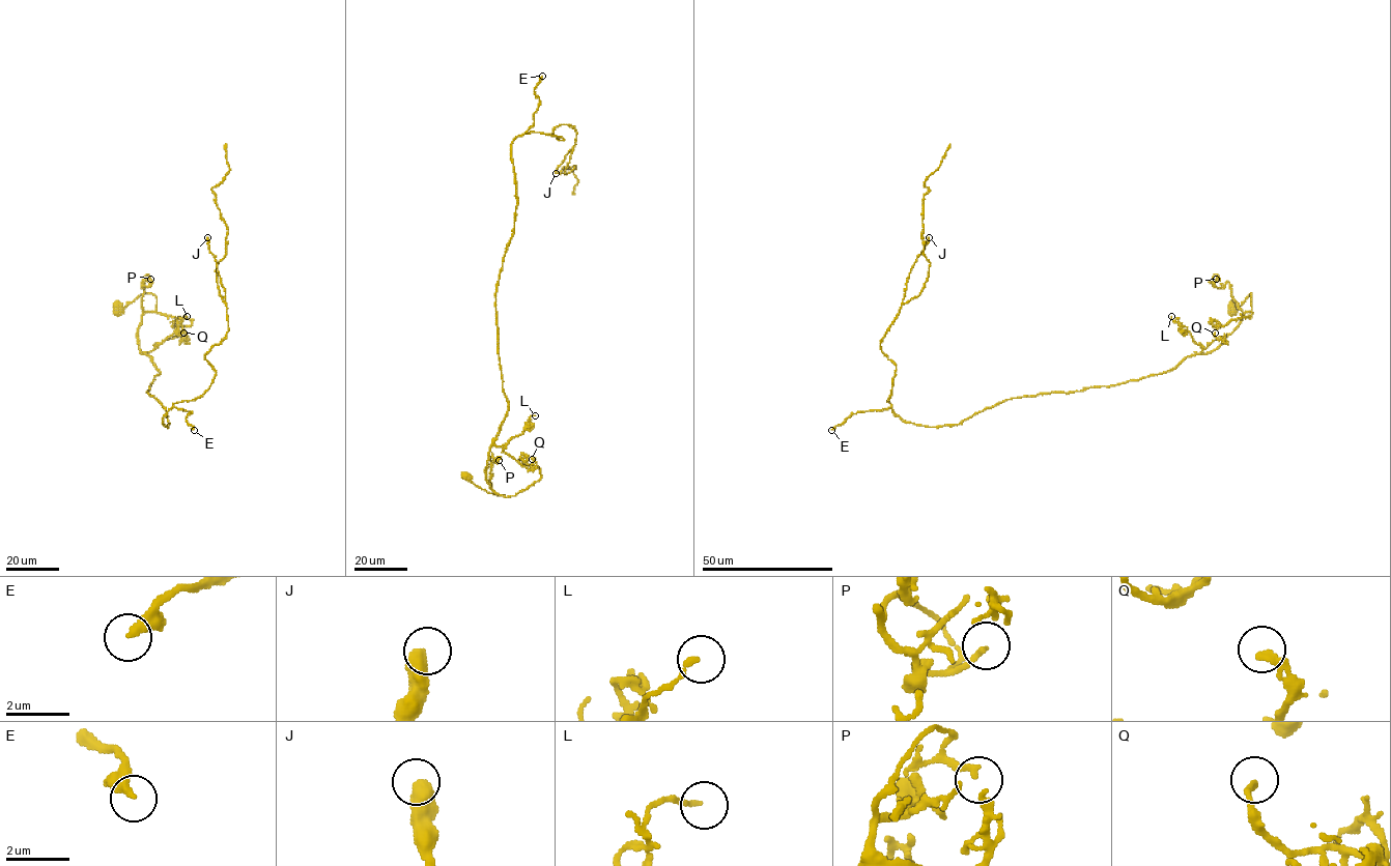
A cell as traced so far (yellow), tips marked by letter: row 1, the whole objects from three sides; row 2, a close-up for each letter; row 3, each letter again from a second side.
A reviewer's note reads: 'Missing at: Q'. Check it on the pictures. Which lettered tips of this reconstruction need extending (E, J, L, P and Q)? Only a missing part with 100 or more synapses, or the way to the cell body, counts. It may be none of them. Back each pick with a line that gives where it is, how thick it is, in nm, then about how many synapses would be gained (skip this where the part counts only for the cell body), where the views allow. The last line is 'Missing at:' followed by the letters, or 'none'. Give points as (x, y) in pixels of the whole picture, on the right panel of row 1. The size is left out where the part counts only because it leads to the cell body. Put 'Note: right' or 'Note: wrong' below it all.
E: at (831, 430); 300 nm thick; about 120 synapses
Missing at: E
Note: wrong

